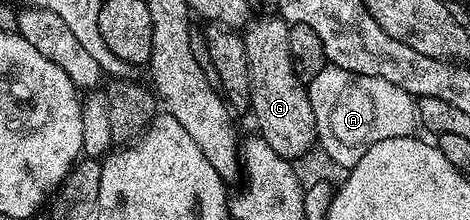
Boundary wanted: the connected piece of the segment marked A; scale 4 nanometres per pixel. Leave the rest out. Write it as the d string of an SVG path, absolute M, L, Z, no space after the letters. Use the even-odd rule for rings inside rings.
M324 66L321 74L306 85L309 102L313 106L315 135L318 147L343 170L352 166L377 142L385 138L412 135L417 128L417 100L401 86L365 74L353 74L334 66Z

